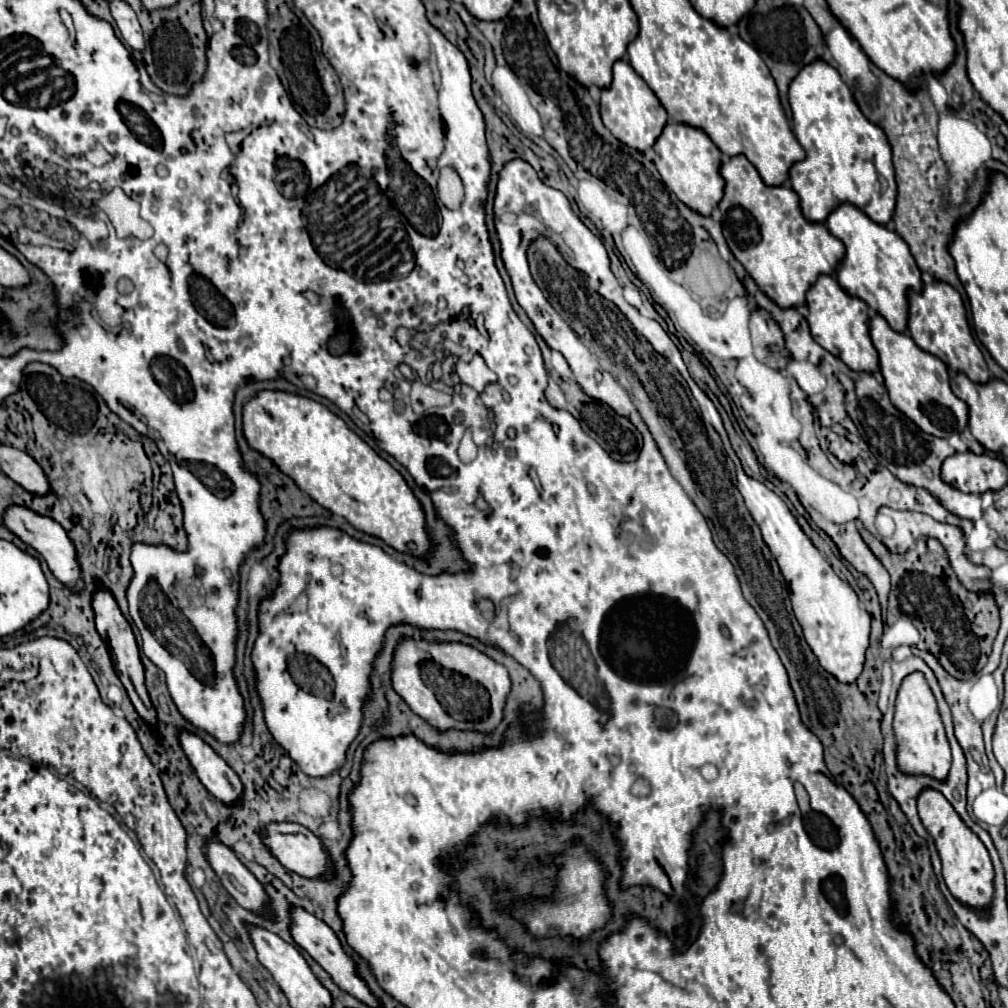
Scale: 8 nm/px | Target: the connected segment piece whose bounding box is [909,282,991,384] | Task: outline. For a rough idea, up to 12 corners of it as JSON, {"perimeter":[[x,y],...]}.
{"perimeter":[[945,282],[909,292],[909,334],[951,374],[991,376],[963,300]]}

